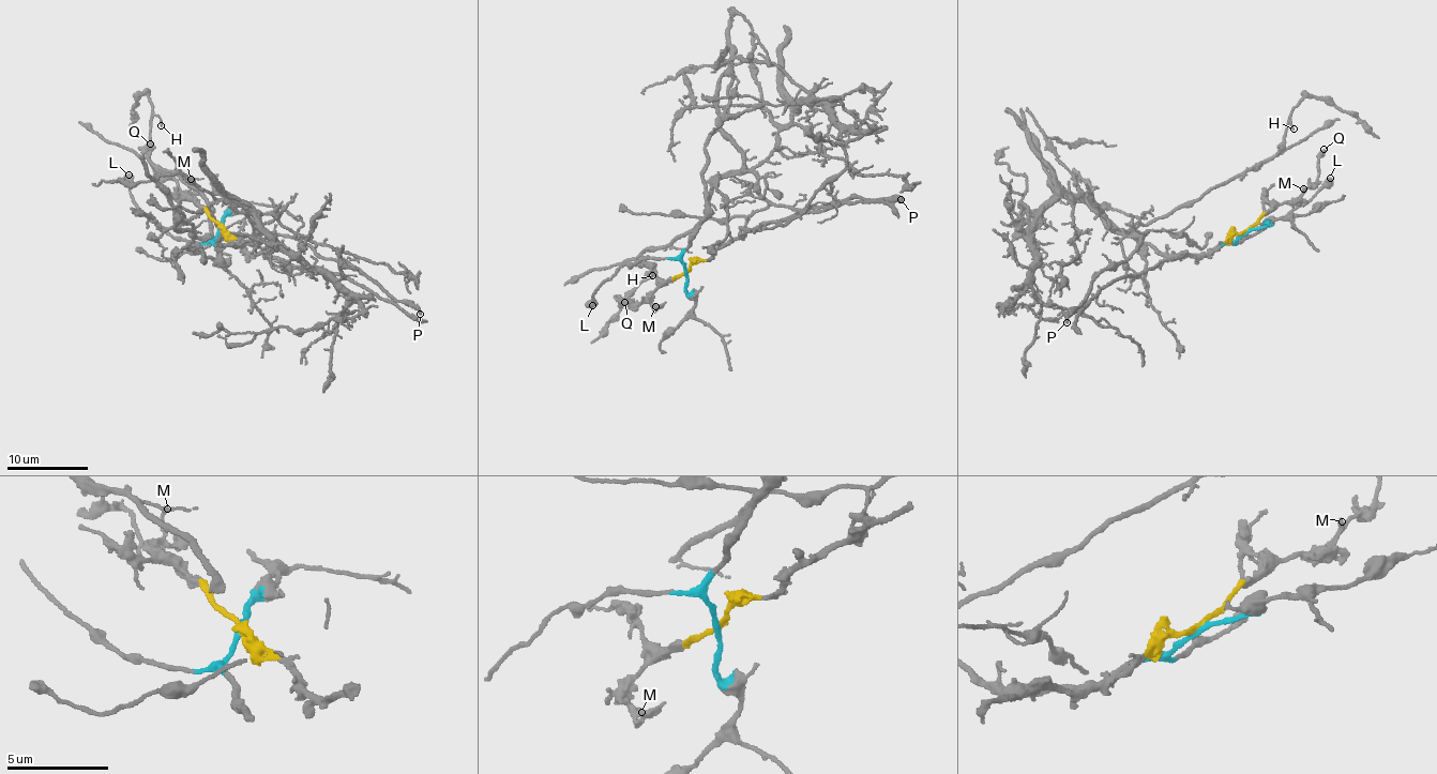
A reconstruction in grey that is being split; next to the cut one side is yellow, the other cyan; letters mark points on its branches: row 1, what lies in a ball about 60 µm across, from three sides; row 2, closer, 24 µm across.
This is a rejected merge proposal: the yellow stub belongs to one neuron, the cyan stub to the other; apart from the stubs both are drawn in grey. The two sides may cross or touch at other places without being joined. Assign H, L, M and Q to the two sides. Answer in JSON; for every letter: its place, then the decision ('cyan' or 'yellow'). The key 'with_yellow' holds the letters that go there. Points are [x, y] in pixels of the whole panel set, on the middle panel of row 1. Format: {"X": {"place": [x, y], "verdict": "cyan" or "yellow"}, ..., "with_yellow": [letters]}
{"H": {"place": [652, 275], "verdict": "cyan"}, "L": {"place": [592, 305], "verdict": "cyan"}, "M": {"place": [655, 306], "verdict": "yellow"}, "Q": {"place": [624, 302], "verdict": "yellow"}, "with_yellow": ["M", "Q"]}

